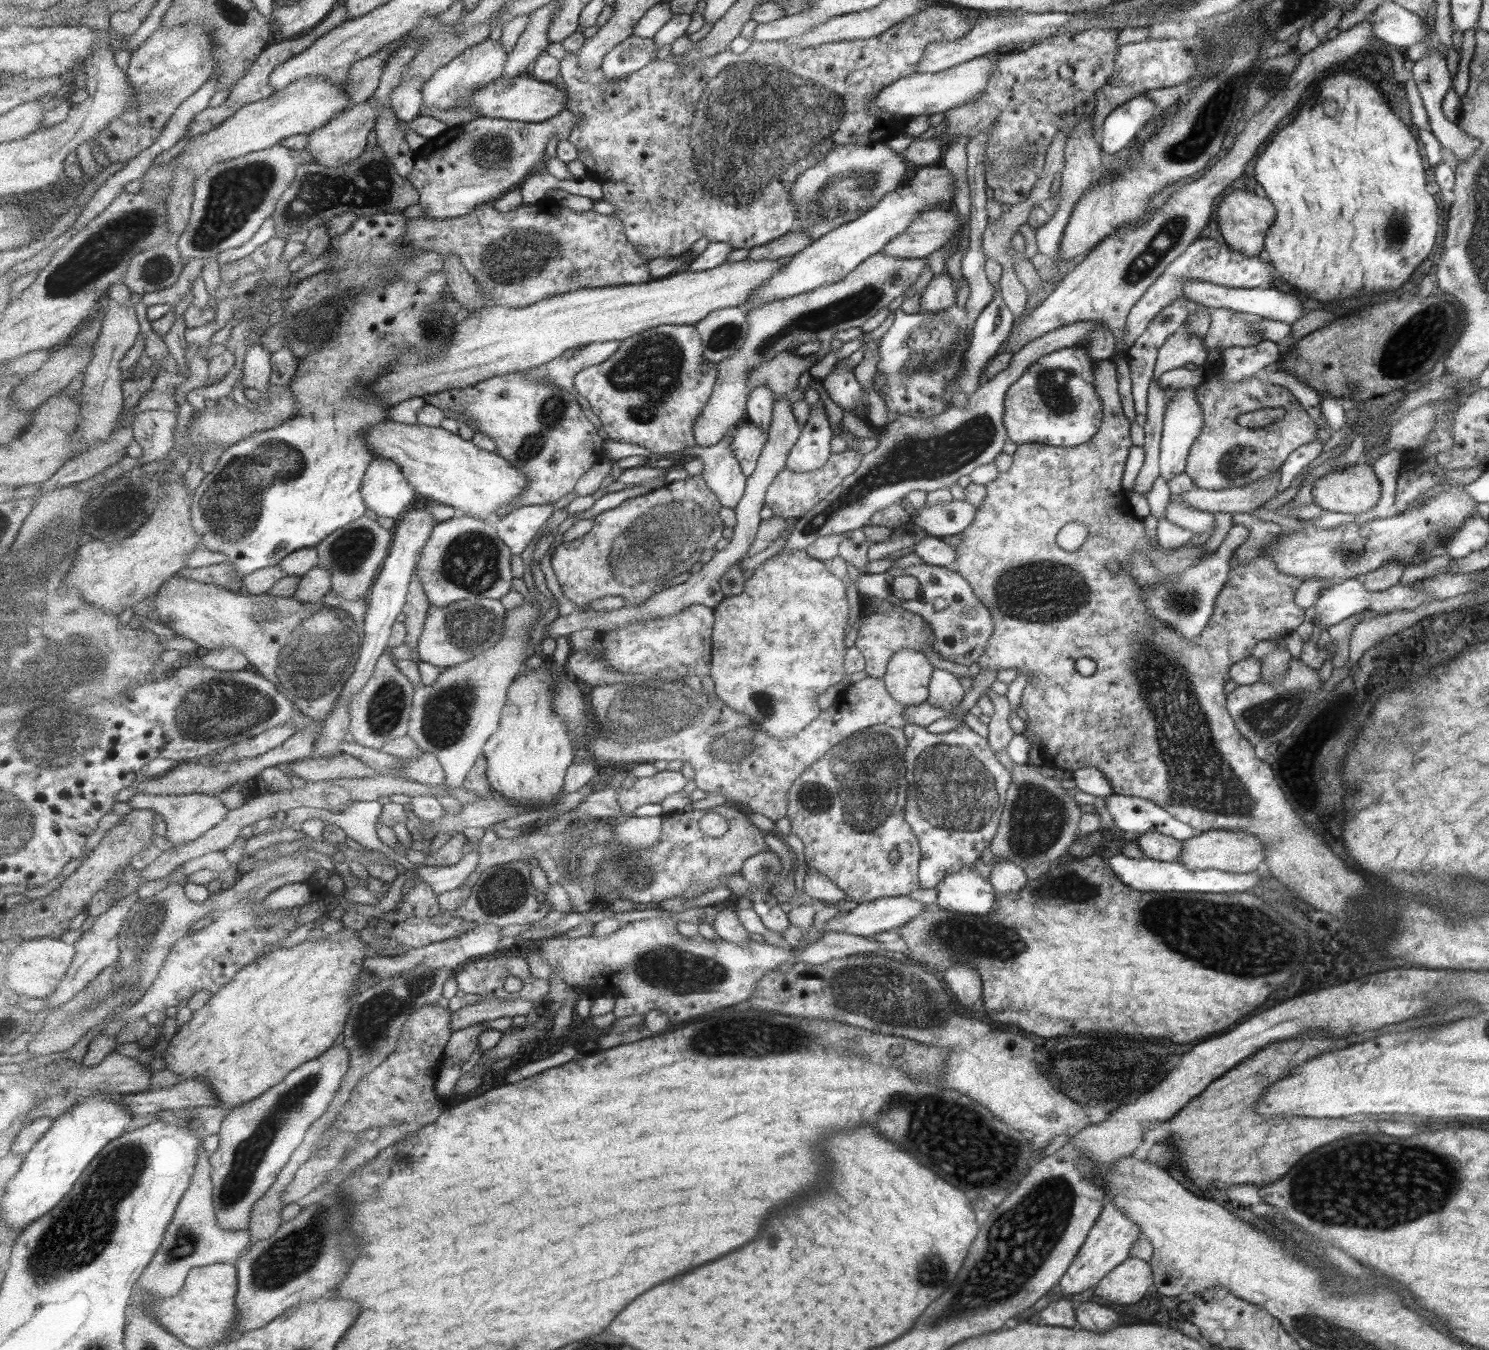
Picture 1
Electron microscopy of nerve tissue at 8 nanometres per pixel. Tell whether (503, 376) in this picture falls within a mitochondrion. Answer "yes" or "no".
no

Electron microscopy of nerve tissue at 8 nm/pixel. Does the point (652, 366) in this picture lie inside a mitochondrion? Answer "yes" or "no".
yes

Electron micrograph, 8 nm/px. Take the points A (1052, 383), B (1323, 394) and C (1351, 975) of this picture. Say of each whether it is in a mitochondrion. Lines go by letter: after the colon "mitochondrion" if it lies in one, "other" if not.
A: mitochondrion
B: other
C: other

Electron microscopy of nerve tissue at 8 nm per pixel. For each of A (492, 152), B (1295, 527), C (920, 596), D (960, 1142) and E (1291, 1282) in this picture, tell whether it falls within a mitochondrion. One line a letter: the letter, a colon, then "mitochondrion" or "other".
A: mitochondrion
B: other
C: other
D: mitochondrion
E: other

